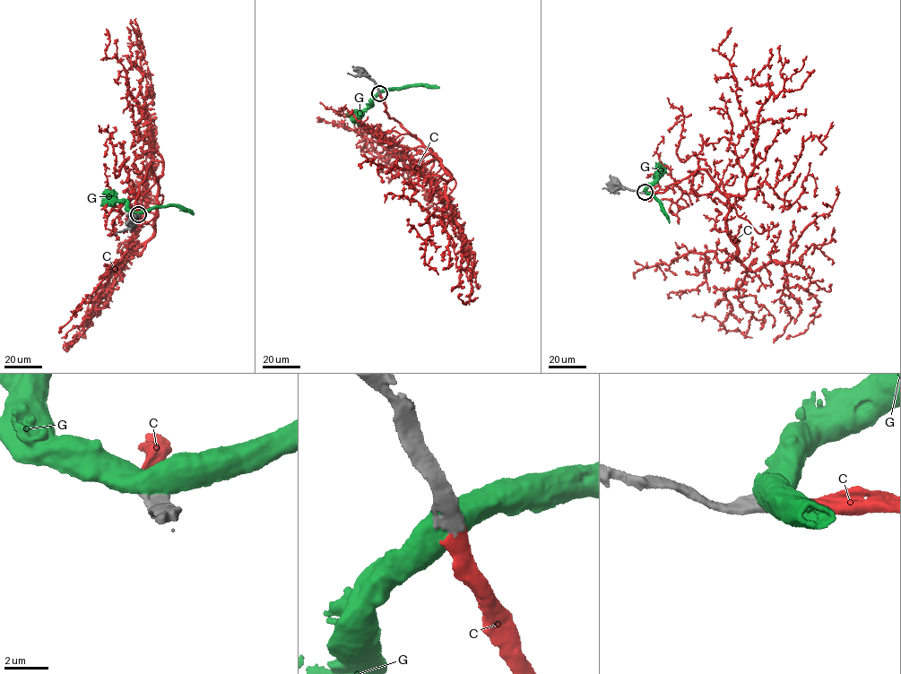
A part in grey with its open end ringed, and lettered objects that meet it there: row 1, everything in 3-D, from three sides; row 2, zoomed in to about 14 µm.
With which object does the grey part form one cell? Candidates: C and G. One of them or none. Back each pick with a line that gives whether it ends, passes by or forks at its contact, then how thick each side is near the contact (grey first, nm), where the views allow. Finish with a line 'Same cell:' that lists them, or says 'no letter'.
C: it ends; calibres 600 and 500 nm
Same cell: C

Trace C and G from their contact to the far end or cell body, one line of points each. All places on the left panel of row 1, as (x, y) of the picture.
C: (138, 213), (150, 165), (158, 185), (154, 233), (134, 254), (133, 236), (90, 298), (82, 328)
G: (138, 214), (153, 208), (179, 205), (194, 214)

